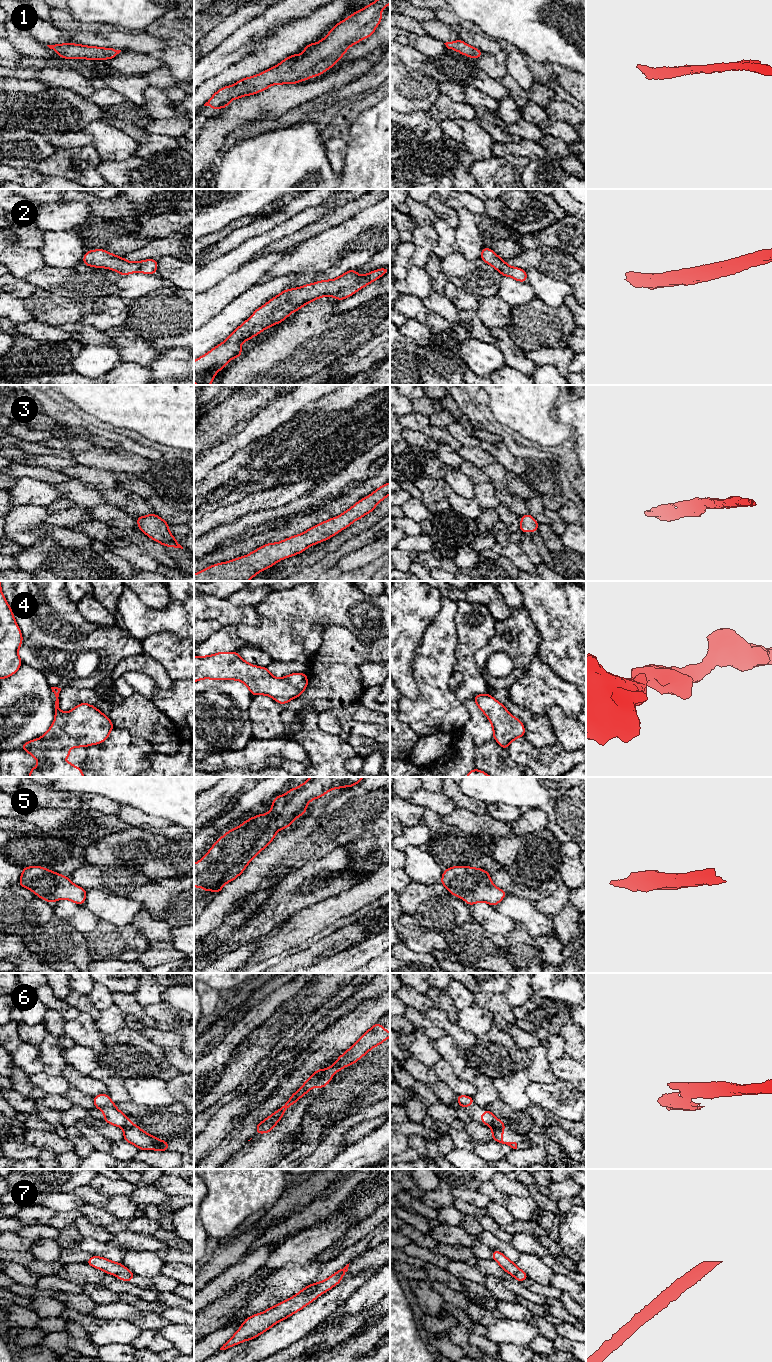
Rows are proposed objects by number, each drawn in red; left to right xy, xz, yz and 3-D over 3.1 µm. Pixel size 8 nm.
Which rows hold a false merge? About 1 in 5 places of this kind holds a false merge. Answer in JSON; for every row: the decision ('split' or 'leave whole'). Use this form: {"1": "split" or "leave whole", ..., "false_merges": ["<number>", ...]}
{"1": "leave whole", "2": "leave whole", "3": "leave whole", "4": "leave whole", "5": "leave whole", "6": "split", "7": "leave whole", "false_merges": ["6"]}

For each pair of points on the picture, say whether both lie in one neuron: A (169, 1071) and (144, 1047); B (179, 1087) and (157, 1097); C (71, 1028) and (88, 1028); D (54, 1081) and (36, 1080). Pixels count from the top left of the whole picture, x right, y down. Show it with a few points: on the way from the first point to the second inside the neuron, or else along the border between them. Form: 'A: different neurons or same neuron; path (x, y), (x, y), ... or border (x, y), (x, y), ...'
A: same neuron; path (162, 1064), (161, 1061), (158, 1061), (151, 1054)
B: different neurons; border (165, 1081), (167, 1092), (176, 1102)
C: same neuron; path (75, 1028), (84, 1028)
D: same neuron; path (50, 1081), (40, 1080)

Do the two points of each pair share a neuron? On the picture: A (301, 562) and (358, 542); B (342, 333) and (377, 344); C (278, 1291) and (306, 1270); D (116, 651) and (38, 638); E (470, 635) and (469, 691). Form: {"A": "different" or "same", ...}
{"A": "different", "B": "different", "C": "same", "D": "same", "E": "same"}

